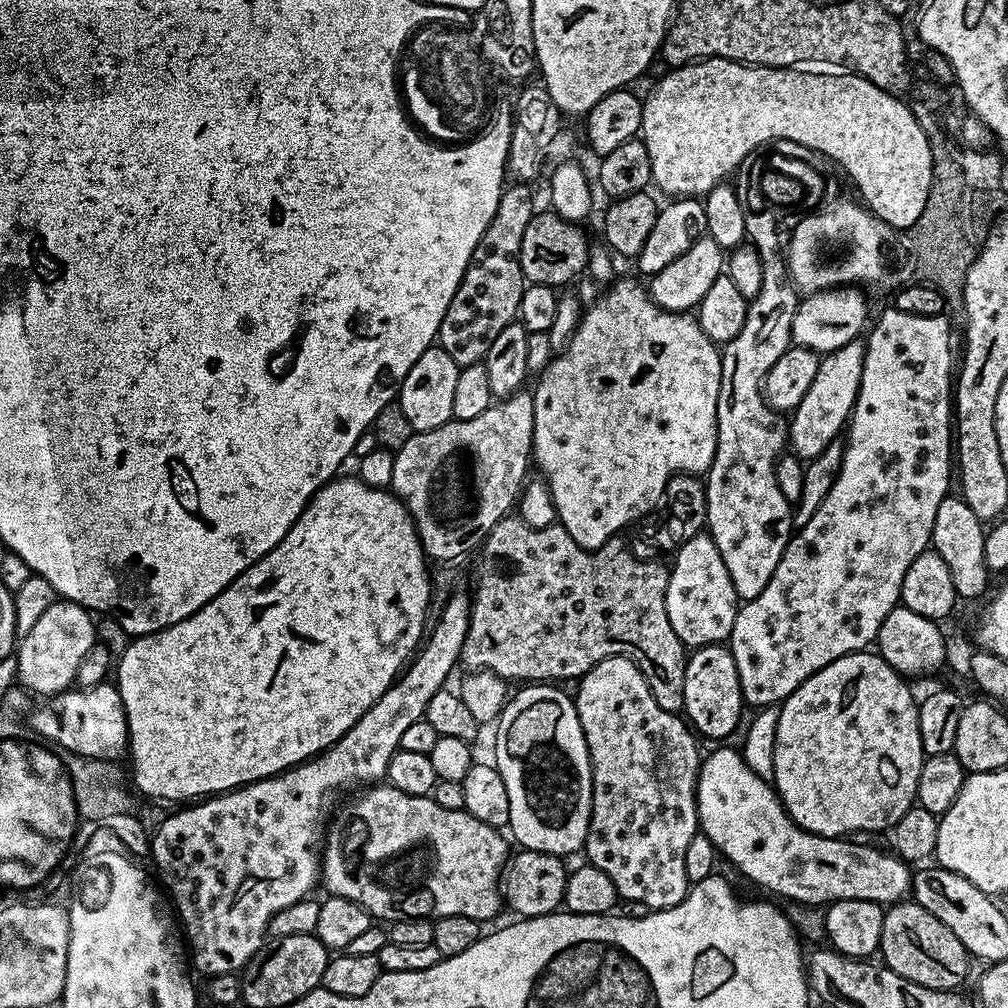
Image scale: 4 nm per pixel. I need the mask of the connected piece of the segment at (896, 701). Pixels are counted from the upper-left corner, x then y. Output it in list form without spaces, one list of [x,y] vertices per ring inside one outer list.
[[[861,650],[858,652],[851,652],[848,656],[838,658],[834,662],[830,662],[822,670],[812,673],[807,680],[803,680],[791,694],[779,705],[778,711],[780,717],[778,718],[778,730],[776,731],[776,741],[774,742],[774,787],[776,795],[779,796],[780,801],[784,803],[784,808],[787,810],[792,821],[800,828],[806,829],[808,832],[813,832],[819,836],[839,836],[841,838],[847,837],[849,834],[856,834],[852,832],[880,832],[883,830],[890,830],[898,822],[898,818],[902,818],[902,814],[906,814],[908,808],[913,807],[916,799],[916,787],[918,786],[918,774],[924,765],[925,753],[922,746],[922,738],[919,734],[919,707],[917,697],[912,697],[912,692],[907,688],[905,677],[901,676],[899,672],[895,672],[888,663],[881,658],[875,651]]]

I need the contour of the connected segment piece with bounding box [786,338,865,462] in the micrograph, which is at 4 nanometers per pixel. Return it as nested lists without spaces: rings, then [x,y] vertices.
[[[857,338],[846,342],[846,346],[838,346],[838,350],[821,355],[818,374],[814,374],[814,382],[810,390],[806,390],[806,398],[798,402],[798,406],[790,414],[790,423],[786,432],[790,437],[790,448],[801,461],[813,460],[826,446],[837,439],[836,436],[845,431],[852,415],[852,407],[860,393],[862,370],[864,369],[863,339]]]

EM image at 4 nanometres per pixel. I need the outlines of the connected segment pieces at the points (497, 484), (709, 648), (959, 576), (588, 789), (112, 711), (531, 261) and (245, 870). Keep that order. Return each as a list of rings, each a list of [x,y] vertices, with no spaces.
[[[521,390],[497,399],[478,418],[451,419],[433,432],[413,432],[409,441],[394,452],[391,491],[403,500],[416,523],[425,557],[434,560],[437,556],[455,556],[464,548],[479,549],[489,530],[513,511],[529,475],[533,430],[532,392]]]
[[[707,644],[704,648],[695,649],[687,657],[684,665],[682,712],[690,721],[691,727],[701,737],[702,735],[731,737],[741,709],[740,679],[731,651],[724,644]]]
[[[949,494],[938,506],[938,514],[934,514],[934,530],[931,547],[940,555],[942,562],[950,566],[950,578],[954,578],[954,590],[961,601],[976,600],[988,588],[990,573],[986,566],[986,546],[984,537],[985,525],[970,510],[970,506],[959,494]]]
[[[532,682],[524,688],[516,697],[513,695],[504,705],[503,712],[498,717],[496,728],[496,757],[494,763],[498,771],[502,774],[502,782],[506,782],[506,795],[510,798],[510,818],[508,819],[508,828],[510,829],[511,839],[520,843],[521,849],[529,852],[545,852],[551,856],[568,858],[571,852],[579,853],[584,847],[584,839],[588,833],[588,823],[592,817],[592,763],[590,754],[586,746],[584,731],[580,725],[580,719],[576,713],[576,705],[573,697],[564,692],[559,692],[559,687],[553,686],[548,682]]]
[[[105,682],[93,688],[65,690],[45,699],[41,704],[44,705],[31,713],[31,731],[33,728],[38,735],[45,736],[40,737],[45,741],[53,740],[48,741],[53,745],[61,744],[65,753],[85,756],[87,759],[116,762],[120,755],[128,752],[128,719],[120,690],[115,683]]]
[[[551,210],[535,213],[530,226],[526,226],[526,234],[522,234],[520,247],[520,269],[525,281],[559,289],[560,284],[568,284],[579,272],[583,273],[588,266],[590,247],[583,231],[585,229],[579,223],[564,220]]]
[[[453,591],[443,601],[440,621],[433,628],[431,625],[414,659],[384,691],[382,698],[378,698],[378,702],[374,702],[374,706],[370,706],[370,710],[358,718],[356,725],[338,743],[319,756],[278,772],[275,776],[266,776],[262,780],[255,780],[253,784],[181,807],[184,809],[166,817],[156,837],[151,837],[150,859],[160,871],[159,883],[166,892],[168,887],[167,895],[174,905],[175,915],[182,925],[190,949],[191,967],[196,967],[204,978],[227,972],[239,973],[265,947],[264,936],[270,921],[282,910],[294,906],[294,902],[305,899],[311,893],[308,891],[318,884],[322,876],[322,848],[319,843],[316,845],[316,839],[319,836],[321,839],[322,829],[329,821],[328,814],[338,792],[343,788],[352,788],[355,784],[368,786],[387,777],[390,758],[402,742],[402,733],[414,726],[414,722],[425,719],[428,704],[448,684],[448,675],[455,670],[456,664],[458,668],[461,663],[460,651],[464,648],[470,626],[472,600],[469,593],[467,596],[460,591]]]

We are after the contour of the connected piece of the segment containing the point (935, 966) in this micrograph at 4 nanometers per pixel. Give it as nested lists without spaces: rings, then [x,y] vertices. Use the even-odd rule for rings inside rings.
[[[897,902],[885,911],[878,952],[881,957],[884,955],[883,963],[894,974],[918,982],[918,986],[956,990],[968,976],[970,957],[962,942],[954,938],[954,930],[942,926],[930,910],[915,902]]]

